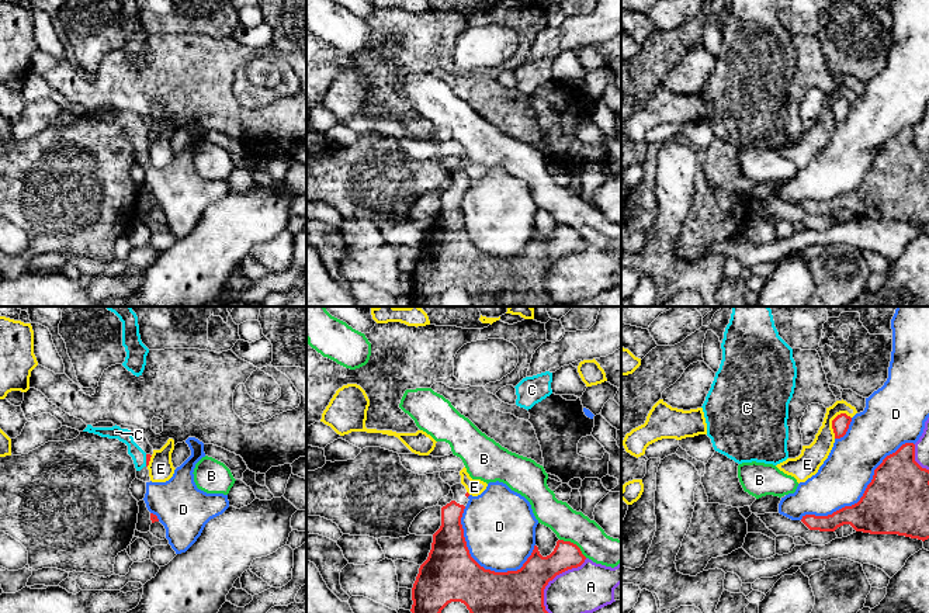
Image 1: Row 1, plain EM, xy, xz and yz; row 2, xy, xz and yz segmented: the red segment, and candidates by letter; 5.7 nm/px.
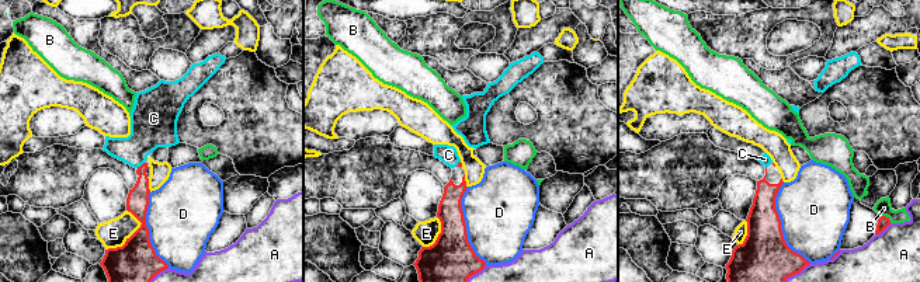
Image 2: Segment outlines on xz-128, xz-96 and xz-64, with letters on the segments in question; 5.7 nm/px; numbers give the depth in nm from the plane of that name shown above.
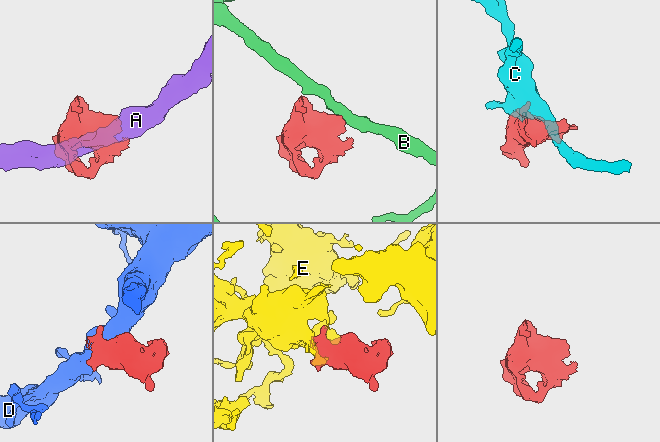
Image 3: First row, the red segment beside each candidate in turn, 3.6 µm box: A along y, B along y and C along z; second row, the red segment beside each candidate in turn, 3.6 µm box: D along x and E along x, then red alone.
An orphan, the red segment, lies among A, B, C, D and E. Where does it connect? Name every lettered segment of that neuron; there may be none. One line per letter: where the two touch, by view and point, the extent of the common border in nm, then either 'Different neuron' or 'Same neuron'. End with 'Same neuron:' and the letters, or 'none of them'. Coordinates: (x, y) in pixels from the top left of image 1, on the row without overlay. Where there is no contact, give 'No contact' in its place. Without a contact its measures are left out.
A: Touches red at xz (548, 266). Shared border 400 nm. Different neuron
B: Touches red at xz (572, 228). Shared border 190 nm. Different neuron
C: Touches red at xy (146, 145). Shared border 70 nm. Same neuron
D: Touches red at yz (863, 179). Shared border 800 nm. Different neuron
E: Touches red at yz (832, 108). Shared border 170 nm. Different neuron
Same neuron: C

